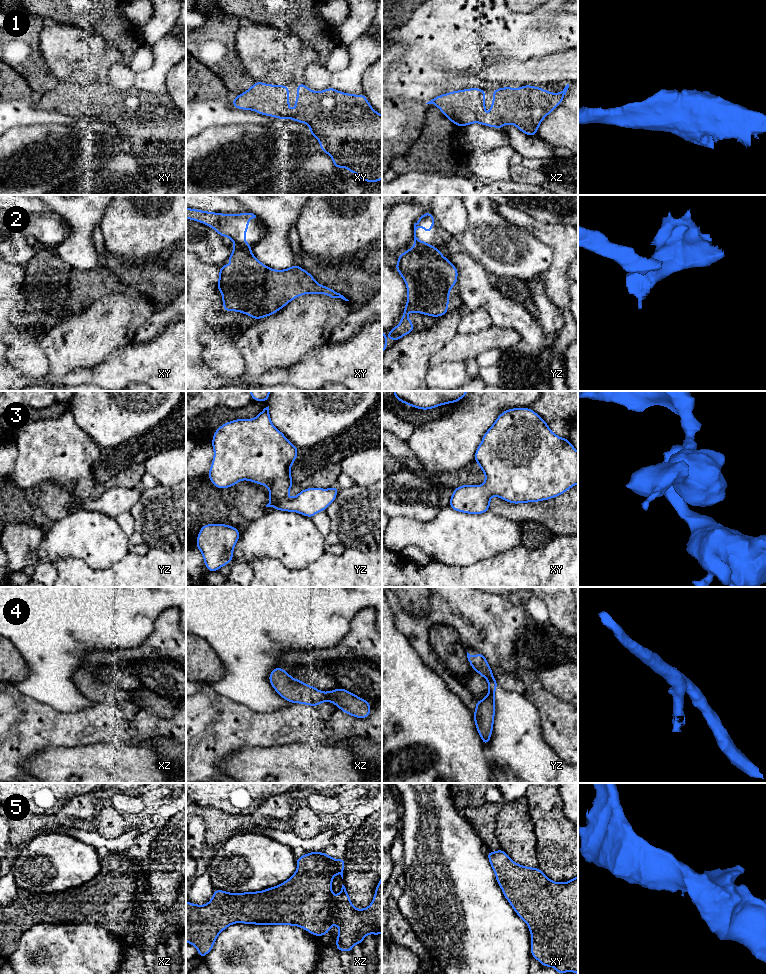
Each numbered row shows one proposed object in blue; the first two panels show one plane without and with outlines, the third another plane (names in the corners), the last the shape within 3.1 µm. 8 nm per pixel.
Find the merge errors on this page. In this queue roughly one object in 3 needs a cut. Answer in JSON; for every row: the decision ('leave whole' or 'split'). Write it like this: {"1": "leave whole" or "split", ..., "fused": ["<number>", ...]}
{"1": "leave whole", "2": "split", "3": "leave whole", "4": "split", "5": "leave whole", "fused": ["2", "4"]}

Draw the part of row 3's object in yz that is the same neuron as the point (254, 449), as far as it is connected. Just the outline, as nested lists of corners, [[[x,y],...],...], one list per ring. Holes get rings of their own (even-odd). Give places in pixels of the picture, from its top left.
[[[269,406],[253,419],[235,419],[222,424],[214,432],[211,445],[214,457],[207,476],[214,486],[226,489],[242,480],[267,486],[270,499],[266,507],[285,512],[293,511],[312,518],[335,501],[340,489],[337,486],[328,489],[307,488],[294,498],[288,497],[293,486],[291,465],[295,462],[299,449],[272,424]]]

